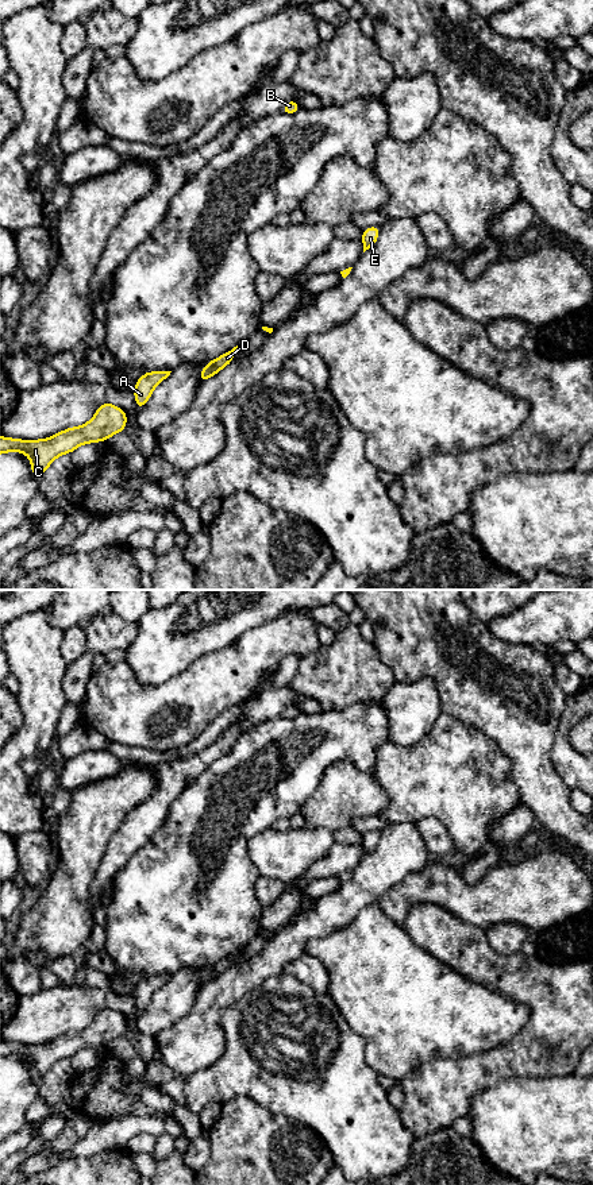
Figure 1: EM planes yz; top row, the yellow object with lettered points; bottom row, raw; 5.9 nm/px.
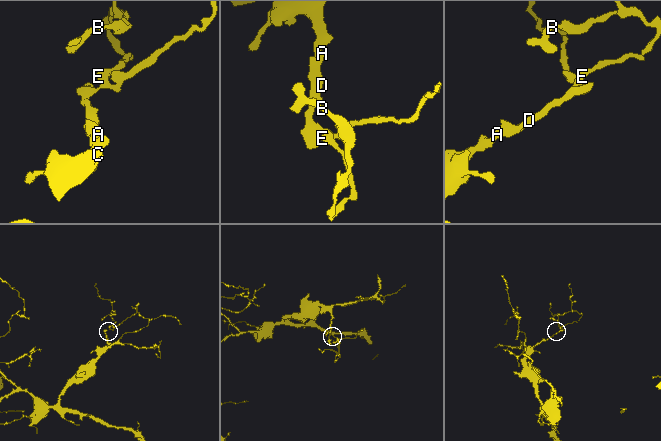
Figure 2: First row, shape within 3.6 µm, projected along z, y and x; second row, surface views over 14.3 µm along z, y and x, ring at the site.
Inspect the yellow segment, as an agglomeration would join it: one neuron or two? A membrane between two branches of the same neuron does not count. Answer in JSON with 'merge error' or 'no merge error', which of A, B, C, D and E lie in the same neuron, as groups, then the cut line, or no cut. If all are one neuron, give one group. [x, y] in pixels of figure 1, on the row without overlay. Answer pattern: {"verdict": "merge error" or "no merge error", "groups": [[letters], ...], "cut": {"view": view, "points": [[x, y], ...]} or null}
{"verdict": "no merge error", "groups": [["A", "B", "C", "D", "E"]], "cut": null}

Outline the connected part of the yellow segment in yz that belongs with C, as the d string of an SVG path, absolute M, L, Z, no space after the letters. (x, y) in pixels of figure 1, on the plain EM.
M104 1007L91 1026L82 1031L68 1032L50 1043L26 1046L0 1041L0 1058L19 1055L31 1064L31 1077L42 1081L46 1073L62 1058L72 1058L85 1047L105 1046L126 1034L127 1019L123 1014Z

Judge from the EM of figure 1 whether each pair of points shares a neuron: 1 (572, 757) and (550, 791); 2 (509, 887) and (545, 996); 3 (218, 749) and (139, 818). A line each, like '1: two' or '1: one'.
1: two
2: two
3: one

